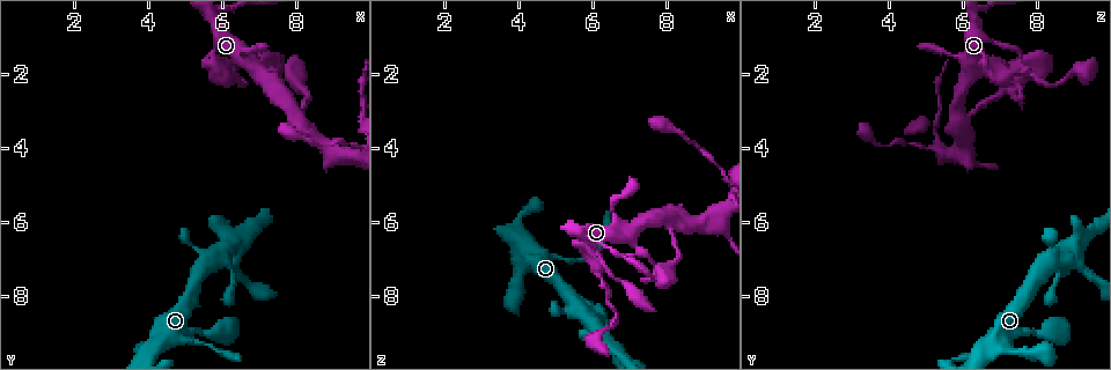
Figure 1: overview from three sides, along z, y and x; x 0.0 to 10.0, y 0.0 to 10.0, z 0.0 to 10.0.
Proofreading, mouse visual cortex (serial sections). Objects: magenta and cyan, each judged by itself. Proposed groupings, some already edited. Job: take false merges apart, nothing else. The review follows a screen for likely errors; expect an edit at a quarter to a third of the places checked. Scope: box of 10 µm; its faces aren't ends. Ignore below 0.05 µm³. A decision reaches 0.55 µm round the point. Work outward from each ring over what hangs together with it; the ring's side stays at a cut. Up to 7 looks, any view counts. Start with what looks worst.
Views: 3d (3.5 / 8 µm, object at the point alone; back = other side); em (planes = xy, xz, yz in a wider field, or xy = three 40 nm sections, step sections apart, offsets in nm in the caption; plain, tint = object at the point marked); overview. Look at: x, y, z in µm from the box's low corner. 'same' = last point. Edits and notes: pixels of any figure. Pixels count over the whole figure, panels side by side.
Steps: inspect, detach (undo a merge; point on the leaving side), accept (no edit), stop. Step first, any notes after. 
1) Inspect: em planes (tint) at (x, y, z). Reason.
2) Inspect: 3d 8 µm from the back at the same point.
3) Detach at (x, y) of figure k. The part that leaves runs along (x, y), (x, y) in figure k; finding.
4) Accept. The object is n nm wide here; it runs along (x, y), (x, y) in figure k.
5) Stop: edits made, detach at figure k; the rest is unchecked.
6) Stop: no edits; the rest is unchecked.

Inspect: 3d 8 µm at (6.15, 2.05, 7.20). Calibre changes.

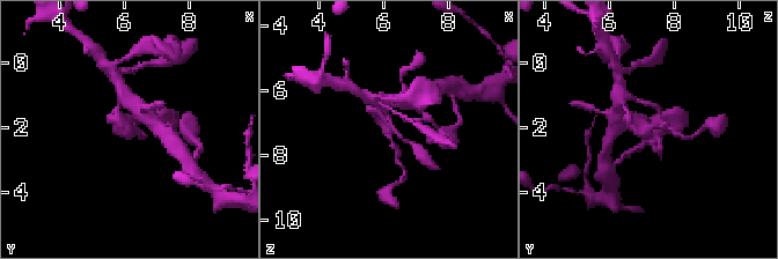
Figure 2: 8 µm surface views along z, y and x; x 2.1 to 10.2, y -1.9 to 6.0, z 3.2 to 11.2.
Inspect: 3d 3.5 µm at the same point. Closer look.

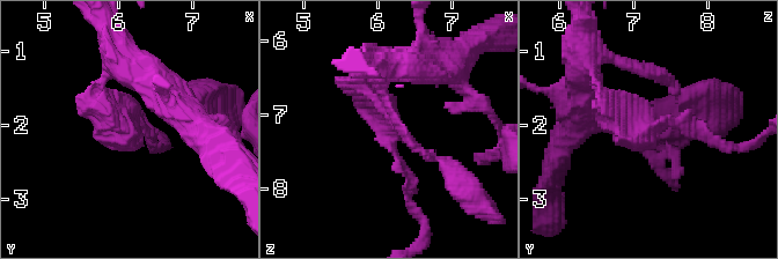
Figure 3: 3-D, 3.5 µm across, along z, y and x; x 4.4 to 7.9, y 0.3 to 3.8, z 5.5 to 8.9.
Inspect: em planes (tint) at (6.15, 2.00, 7.25).

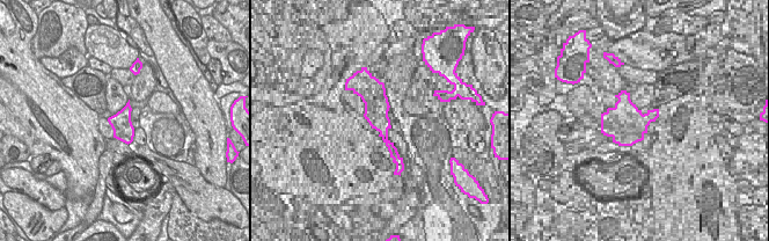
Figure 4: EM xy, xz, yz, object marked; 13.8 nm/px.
Accept. It runs along (602, 89), (625, 128), (712, 139) in figure 3; one cell here.

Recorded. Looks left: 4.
Inspect: 3d 3.5 µm at (5.95, 7.10, 8.60). Abrupt turn.

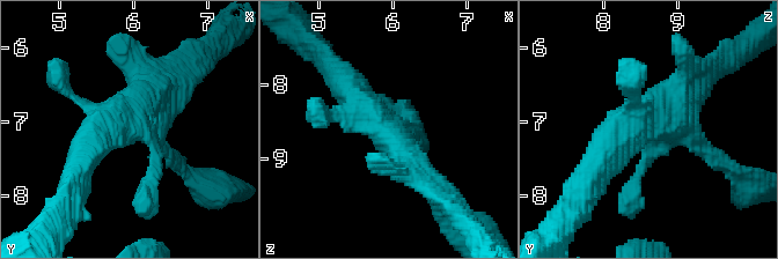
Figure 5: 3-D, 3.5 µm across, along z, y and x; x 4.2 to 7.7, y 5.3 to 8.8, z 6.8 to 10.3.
Inspect: em xy step 2 (tint) at (5.90, 7.05, 8.55).

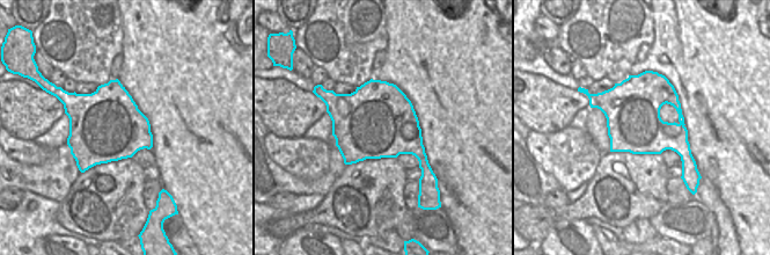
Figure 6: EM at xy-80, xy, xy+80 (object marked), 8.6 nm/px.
Accept. The object is 650 nm wide here; it runs along (591, 174), (614, 138), (682, 84) in figure 5; all the same cell.

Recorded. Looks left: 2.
Inspect: 3d 3.5 µm at (5.60, 9.30, 7.10). A narrow waist.

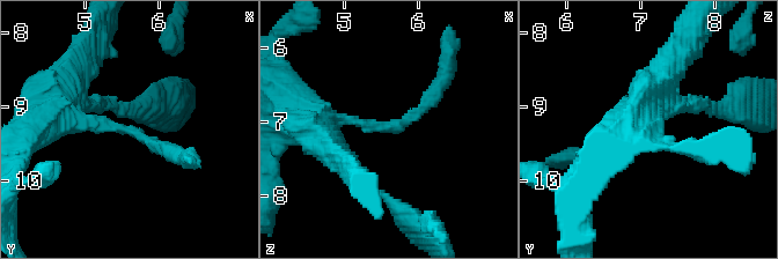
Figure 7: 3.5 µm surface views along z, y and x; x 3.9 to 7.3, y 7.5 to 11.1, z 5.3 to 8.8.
Inspect: em xy step 3 (tint) at (5.60, 9.30, 7.05). Need the tissue.

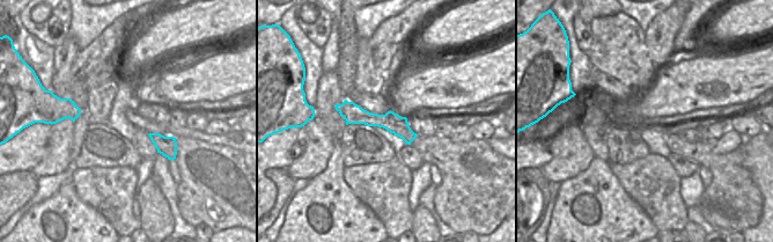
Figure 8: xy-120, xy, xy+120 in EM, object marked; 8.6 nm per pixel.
Detach at (408, 120) of figure 7. The object is 170 nm wide here; the part that leaves runs along (371, 126), (417, 115), (445, 67) in figure 7; a second cell is stuck on.

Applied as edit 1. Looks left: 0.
Stop: edits made, detach at figure 7; the rest is unchecked.

